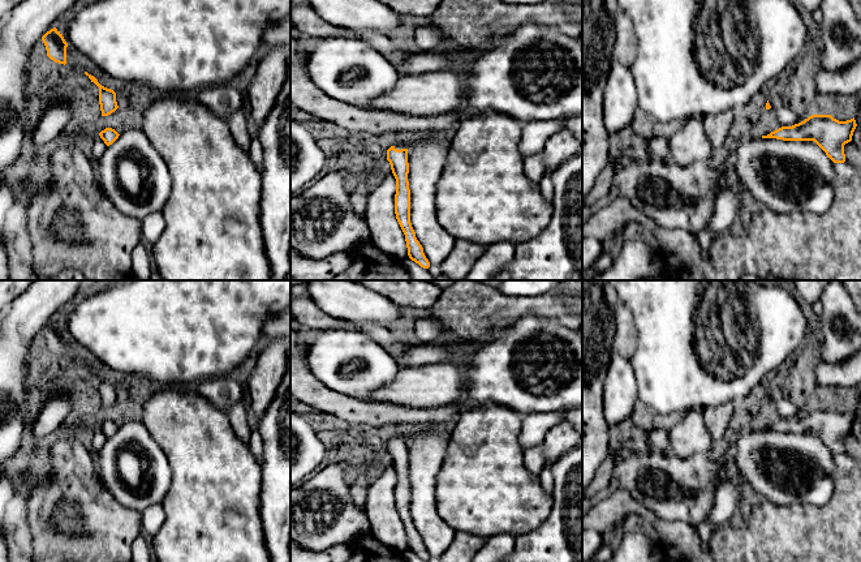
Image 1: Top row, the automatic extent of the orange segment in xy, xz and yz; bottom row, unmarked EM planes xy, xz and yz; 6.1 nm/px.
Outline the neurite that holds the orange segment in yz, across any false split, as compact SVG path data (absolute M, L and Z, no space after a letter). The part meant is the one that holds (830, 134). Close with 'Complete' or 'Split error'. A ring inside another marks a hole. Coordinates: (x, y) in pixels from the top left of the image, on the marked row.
M812 115L792 126L782 126L762 138L783 141L814 141L834 163L844 163L844 145L852 141L854 117L839 121L831 115Z. Complete

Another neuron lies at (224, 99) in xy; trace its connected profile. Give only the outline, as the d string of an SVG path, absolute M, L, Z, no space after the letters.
M232 82L207 86L195 91L193 95L201 104L225 121L237 111L247 112L245 93L241 93Z

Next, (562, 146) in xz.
M564 129L555 133L543 147L543 160L548 171L556 170L568 159L576 156L582 147L582 143L571 133Z

